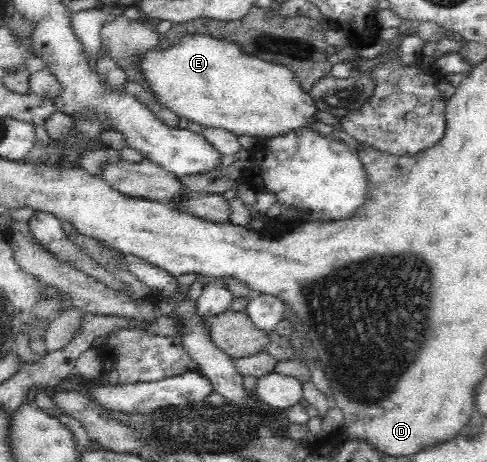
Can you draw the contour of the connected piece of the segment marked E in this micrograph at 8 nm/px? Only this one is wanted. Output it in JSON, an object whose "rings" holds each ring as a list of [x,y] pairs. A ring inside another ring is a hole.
{"rings":[[[186,33],[168,47],[160,49],[154,46],[140,52],[135,57],[135,67],[156,101],[178,117],[199,123],[203,128],[225,129],[236,136],[250,136],[261,140],[285,135],[288,131],[298,131],[298,128],[311,127],[317,121],[318,110],[314,108],[312,97],[302,90],[288,67],[252,57],[244,53],[238,43],[226,39],[216,39],[204,33]]]}

